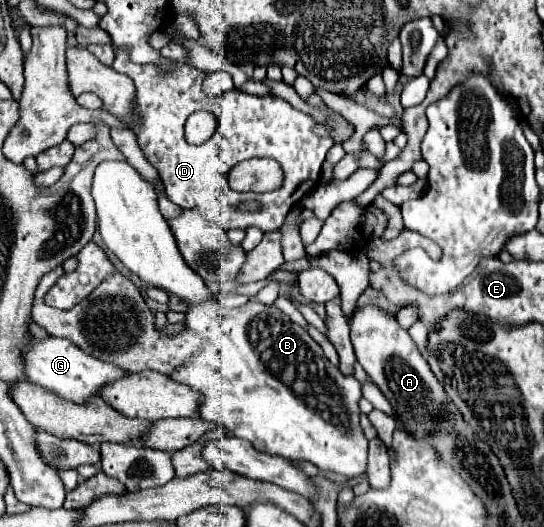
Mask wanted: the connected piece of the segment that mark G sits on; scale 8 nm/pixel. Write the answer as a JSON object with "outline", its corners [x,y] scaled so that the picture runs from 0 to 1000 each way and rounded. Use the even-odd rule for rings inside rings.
{"outline":[[[83,641],[75,649],[57,645],[53,660],[42,668],[46,676],[46,706],[61,729],[72,729],[94,744],[105,744],[112,755],[142,763],[142,767],[160,767],[171,751],[186,748],[189,732],[230,717],[230,702],[215,698],[211,691],[175,683],[171,676],[149,668],[131,645],[119,641]]]}

